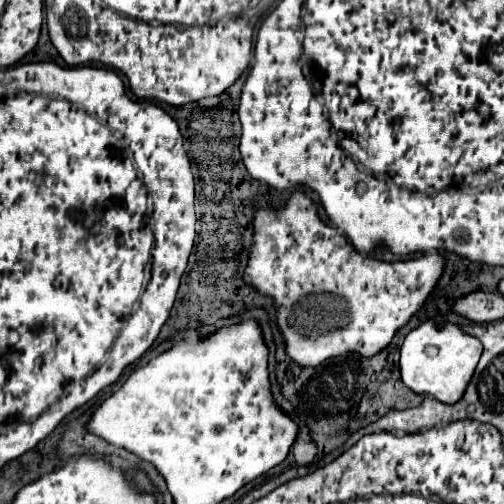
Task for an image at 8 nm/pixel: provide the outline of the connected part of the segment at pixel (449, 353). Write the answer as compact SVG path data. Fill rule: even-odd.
M427 320L405 336L405 342L401 346L401 362L399 362L401 380L415 394L421 394L421 396L427 394L427 396L437 398L443 404L455 404L463 398L465 388L481 358L481 352L483 352L481 342L475 336L465 334L459 326L449 324L449 322L439 326L437 322ZM427 346L437 348L435 358L427 356L427 352L425 352Z

